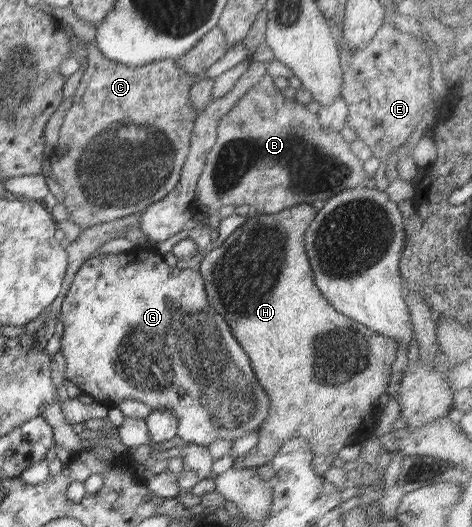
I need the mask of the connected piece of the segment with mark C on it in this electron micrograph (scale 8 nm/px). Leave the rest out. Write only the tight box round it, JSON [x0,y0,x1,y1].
[49,41,199,231]

